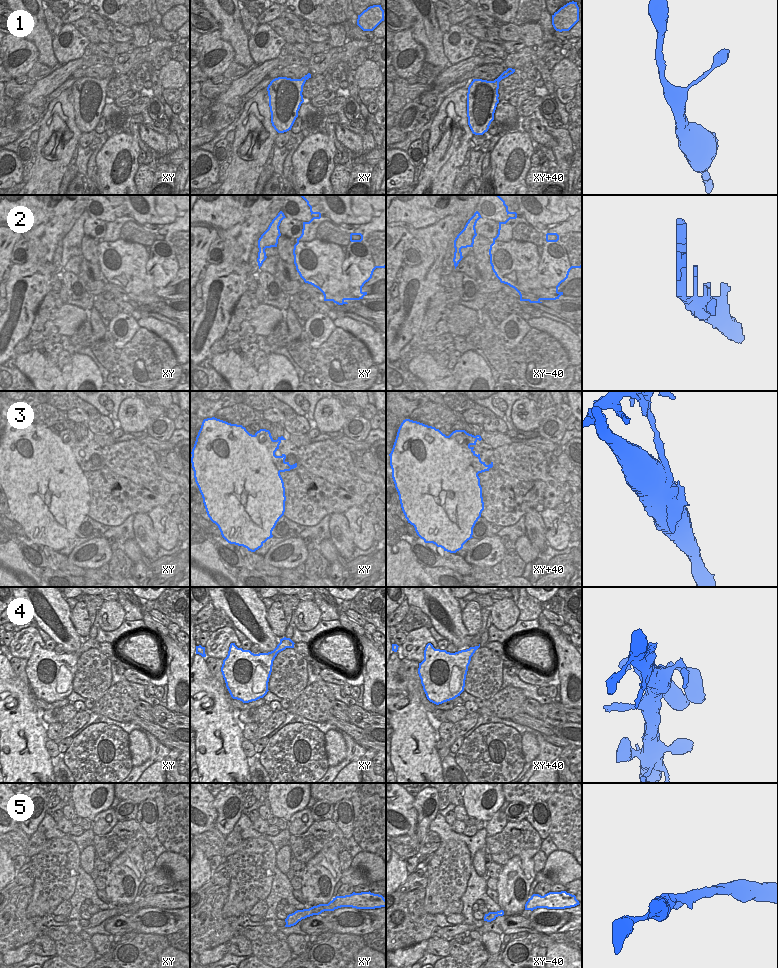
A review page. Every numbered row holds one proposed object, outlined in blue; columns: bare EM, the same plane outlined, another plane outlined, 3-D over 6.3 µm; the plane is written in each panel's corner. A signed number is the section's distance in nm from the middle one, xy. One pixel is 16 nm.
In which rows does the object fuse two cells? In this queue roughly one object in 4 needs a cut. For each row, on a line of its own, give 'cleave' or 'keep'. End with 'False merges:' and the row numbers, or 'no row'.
1: keep
2: cleave
3: cleave
4: keep
5: keep
False merges: 2, 3

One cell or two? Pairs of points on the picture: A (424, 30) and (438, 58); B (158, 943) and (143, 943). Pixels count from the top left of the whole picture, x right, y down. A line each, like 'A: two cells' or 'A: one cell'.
A: one cell
B: one cell

